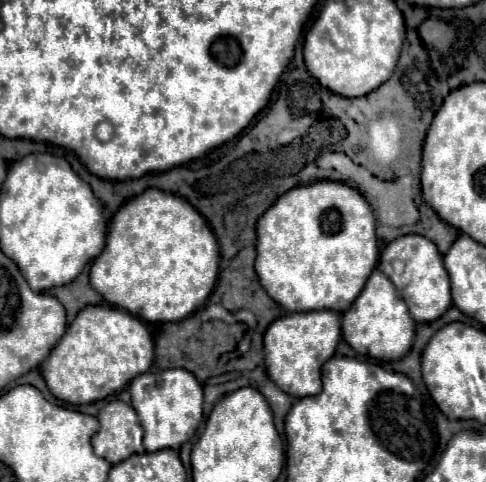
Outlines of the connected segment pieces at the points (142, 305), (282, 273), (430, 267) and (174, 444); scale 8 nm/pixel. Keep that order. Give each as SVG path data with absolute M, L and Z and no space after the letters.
M148 188L124 202L114 214L104 252L94 260L90 268L90 286L102 294L106 302L124 308L146 322L178 322L206 302L216 284L218 260L220 250L216 236L208 222L192 208L192 204L176 194Z
M316 180L312 184L294 186L288 192L284 192L282 196L278 196L276 202L256 220L256 274L258 274L260 284L264 284L264 290L268 292L268 296L272 296L272 300L276 300L286 312L310 312L310 310L344 312L356 300L356 296L362 292L376 262L378 262L378 242L376 242L376 218L372 214L372 208L358 190L354 190L342 182Z
M408 234L392 240L380 256L380 270L392 280L394 288L400 292L404 302L408 304L410 316L416 322L432 322L440 318L450 306L450 278L442 264L442 256L438 248L424 236Z
M170 368L162 372L144 372L130 382L132 406L144 428L146 452L158 452L162 448L178 450L190 440L203 420L203 386L186 368Z

